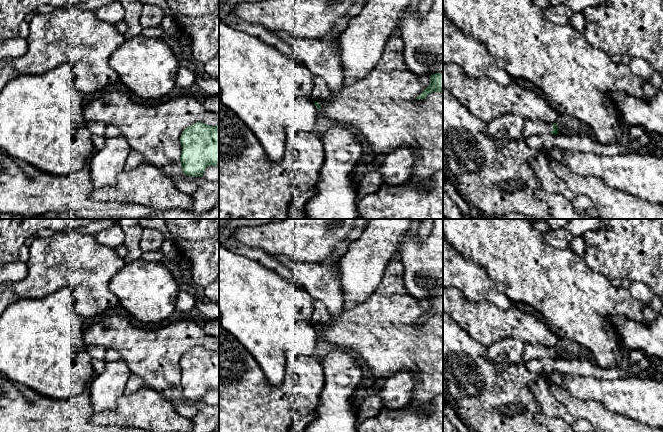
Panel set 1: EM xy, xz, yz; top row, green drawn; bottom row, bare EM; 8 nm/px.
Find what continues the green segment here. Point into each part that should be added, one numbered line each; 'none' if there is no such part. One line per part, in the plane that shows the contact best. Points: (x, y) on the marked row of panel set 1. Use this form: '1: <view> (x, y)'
1: yz (531, 128)

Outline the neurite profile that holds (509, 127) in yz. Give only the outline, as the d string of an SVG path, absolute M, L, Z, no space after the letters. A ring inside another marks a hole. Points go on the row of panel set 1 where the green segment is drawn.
M507 114L495 118L487 125L493 138L500 143L504 143L522 139L525 123L526 119L522 116Z

